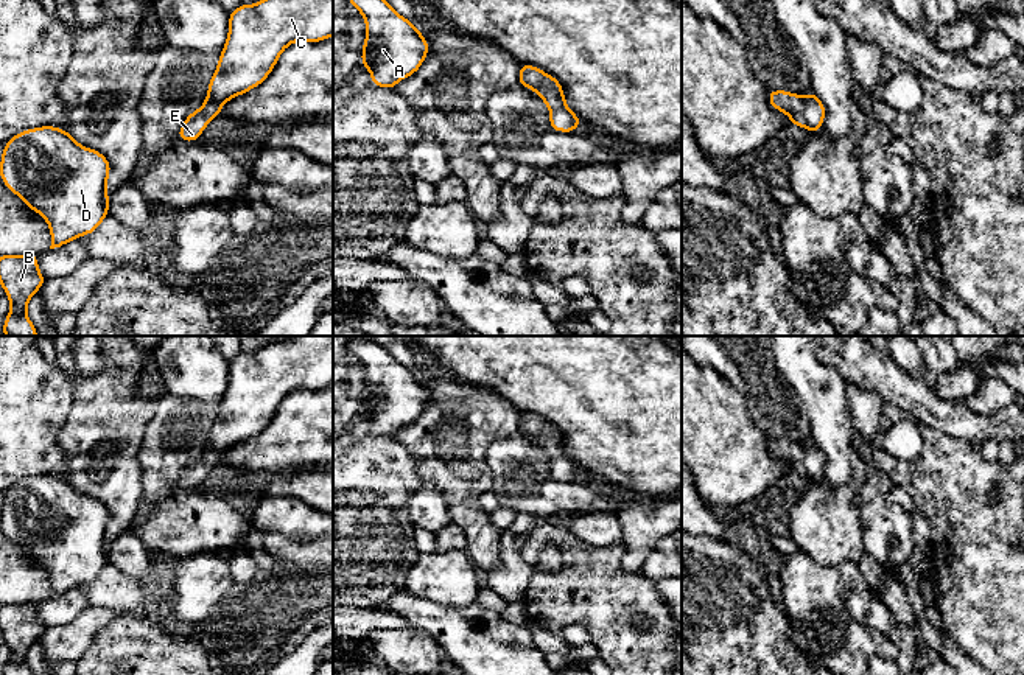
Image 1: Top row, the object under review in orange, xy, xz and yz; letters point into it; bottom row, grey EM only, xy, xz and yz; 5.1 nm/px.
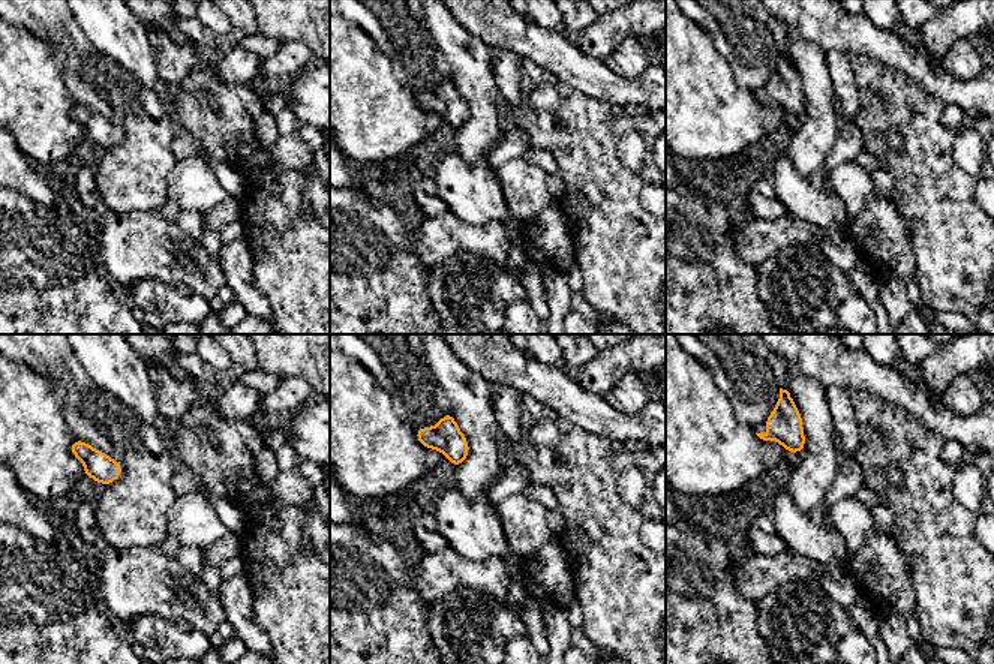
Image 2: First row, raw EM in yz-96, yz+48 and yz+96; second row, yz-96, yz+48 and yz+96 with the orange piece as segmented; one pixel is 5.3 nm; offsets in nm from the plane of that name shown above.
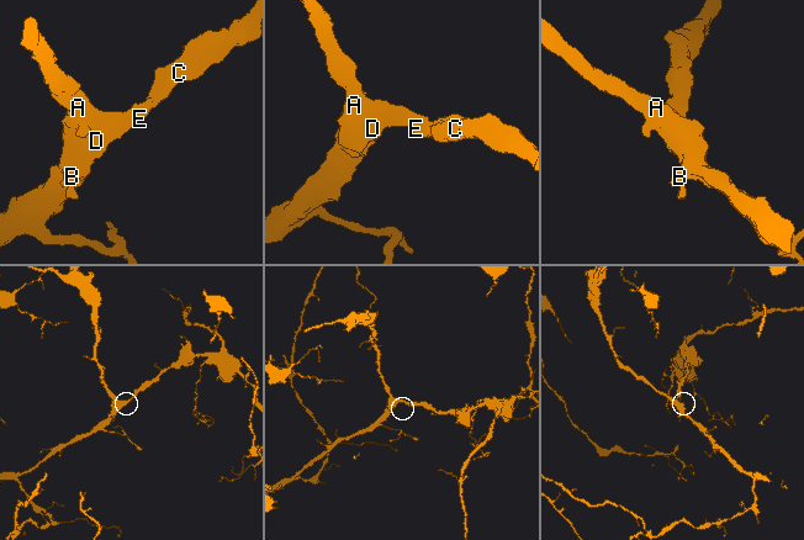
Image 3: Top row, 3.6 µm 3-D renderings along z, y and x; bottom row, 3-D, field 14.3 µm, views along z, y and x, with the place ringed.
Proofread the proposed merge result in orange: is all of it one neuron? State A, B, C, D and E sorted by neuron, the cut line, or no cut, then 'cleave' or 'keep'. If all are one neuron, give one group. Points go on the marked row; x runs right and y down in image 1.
A B C D E | no cut | keep

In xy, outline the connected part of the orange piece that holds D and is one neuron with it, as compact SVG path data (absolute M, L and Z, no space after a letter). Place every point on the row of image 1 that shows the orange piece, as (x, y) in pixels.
M56 126L25 129L5 143L3 184L50 226L51 246L93 233L109 215L109 160Z

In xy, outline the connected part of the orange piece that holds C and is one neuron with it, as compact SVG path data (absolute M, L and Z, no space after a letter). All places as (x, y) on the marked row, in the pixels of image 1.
M261 0L229 12L229 34L209 81L204 104L181 126L177 138L196 142L229 100L260 86L282 51L297 42L333 36L333 0Z

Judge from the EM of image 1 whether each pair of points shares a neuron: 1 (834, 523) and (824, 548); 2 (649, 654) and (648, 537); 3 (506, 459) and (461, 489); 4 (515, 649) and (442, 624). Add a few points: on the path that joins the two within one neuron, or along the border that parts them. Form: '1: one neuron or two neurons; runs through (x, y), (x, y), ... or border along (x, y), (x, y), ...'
1: one neuron; runs through (828, 529), (828, 542)
2: two neurons; border along (621, 543), (623, 566), (640, 573)
3: two neurons; border along (508, 436), (487, 448), (490, 487)
4: one neuron; runs through (497, 649), (489, 649), (475, 638), (461, 633)

